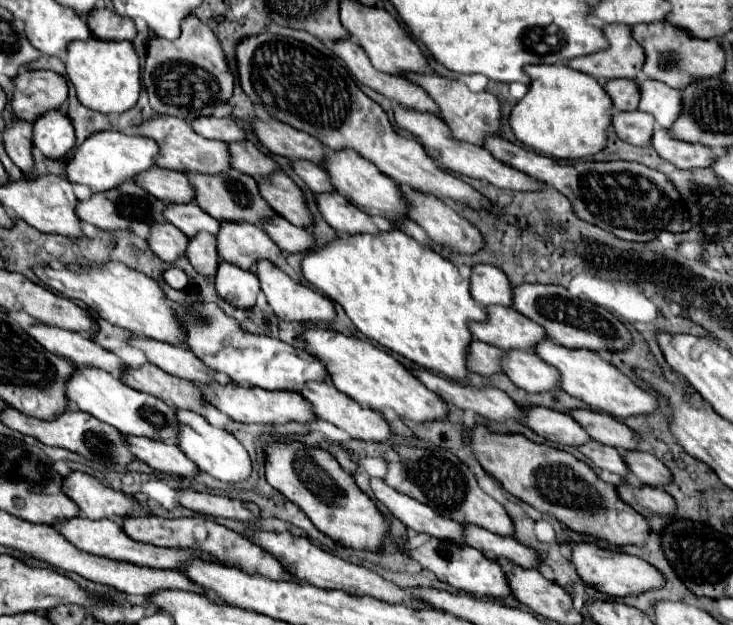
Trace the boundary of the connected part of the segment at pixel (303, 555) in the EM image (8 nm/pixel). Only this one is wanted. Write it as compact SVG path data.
M256 531L252 535L248 535L254 543L258 543L262 549L270 551L276 559L280 559L280 563L298 579L308 581L320 589L342 589L348 591L350 595L376 595L376 599L386 601L386 603L408 603L408 607L424 607L424 603L416 603L416 599L408 599L408 593L382 579L380 575L368 571L366 567L358 567L352 565L332 553L322 551L318 545L314 545L310 539L304 537L292 537L290 533L270 533L270 531Z

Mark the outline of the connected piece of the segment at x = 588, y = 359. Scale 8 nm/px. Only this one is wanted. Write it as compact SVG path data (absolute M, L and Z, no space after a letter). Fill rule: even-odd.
M548 339L548 341L542 341L534 351L540 359L554 365L562 373L560 389L564 389L568 395L584 401L594 411L602 411L602 413L622 419L622 417L652 413L658 407L658 395L652 389L644 389L644 387L636 385L618 367L614 367L610 361L602 359L598 353L594 353L590 349L566 349Z

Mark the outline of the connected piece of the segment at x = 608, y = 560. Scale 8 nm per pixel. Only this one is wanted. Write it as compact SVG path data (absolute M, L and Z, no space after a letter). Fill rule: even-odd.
M578 543L572 545L572 557L570 561L574 563L578 575L582 577L584 583L594 587L600 593L606 593L610 597L626 597L626 595L640 595L648 589L660 589L664 587L666 579L656 567L646 563L640 557L634 555L624 555L624 553L612 553L606 549L596 547L594 543Z

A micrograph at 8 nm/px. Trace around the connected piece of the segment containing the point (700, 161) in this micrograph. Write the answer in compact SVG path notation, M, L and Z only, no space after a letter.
M664 129L654 131L652 147L664 161L670 161L680 169L708 167L708 163L714 159L712 149L698 145L698 143L686 143L686 141L670 139Z

